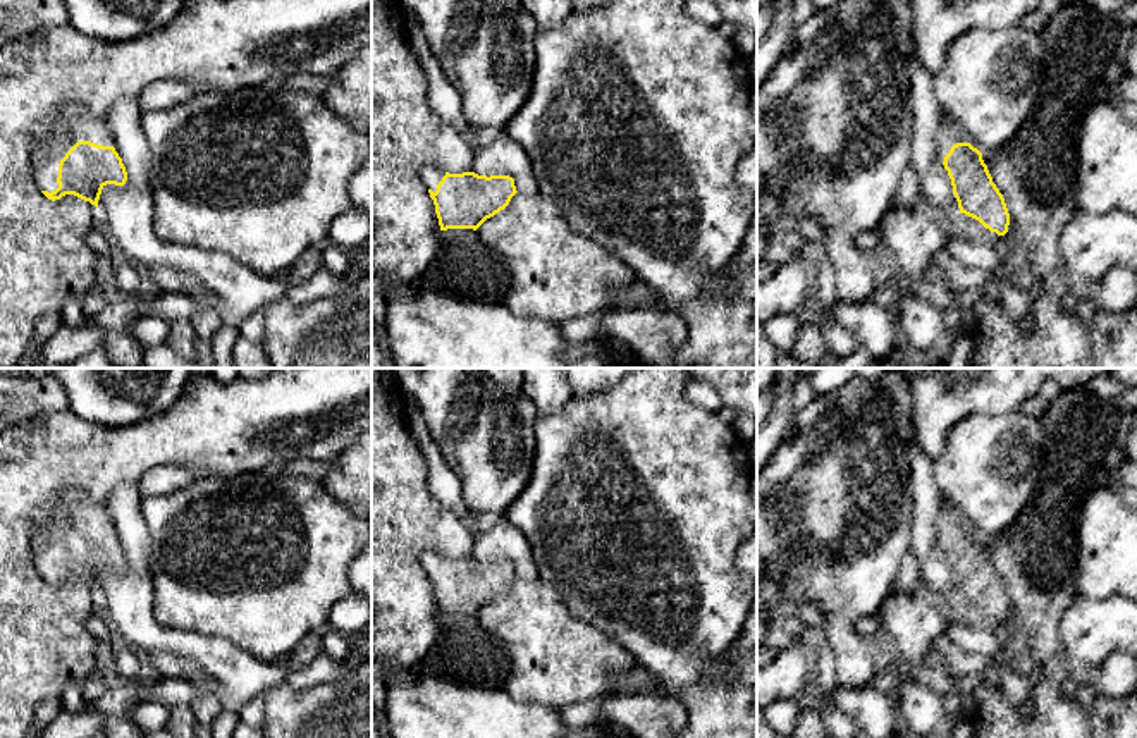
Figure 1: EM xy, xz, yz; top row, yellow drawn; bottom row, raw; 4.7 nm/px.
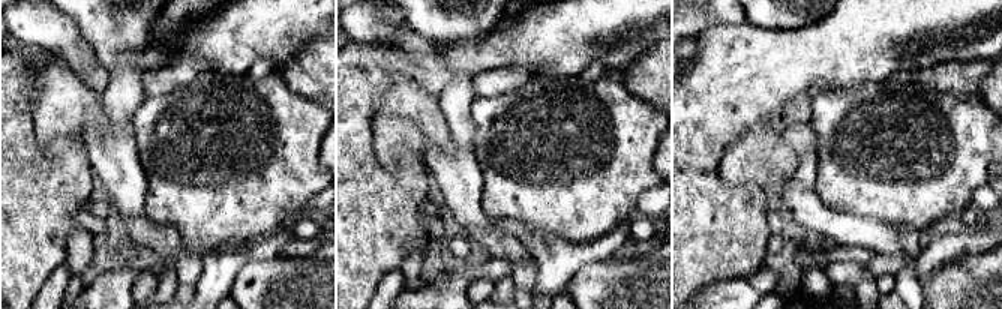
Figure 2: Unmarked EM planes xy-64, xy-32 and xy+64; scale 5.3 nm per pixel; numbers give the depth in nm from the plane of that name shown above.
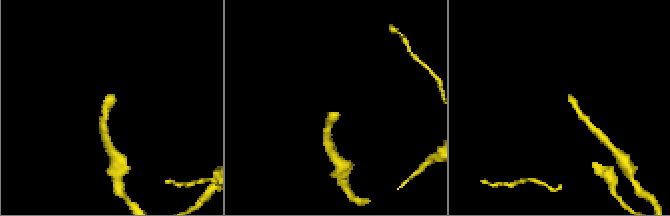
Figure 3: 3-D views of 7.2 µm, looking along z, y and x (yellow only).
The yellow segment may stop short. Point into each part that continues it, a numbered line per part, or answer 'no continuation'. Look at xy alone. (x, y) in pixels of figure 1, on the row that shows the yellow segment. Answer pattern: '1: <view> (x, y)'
1: xy (76, 124)

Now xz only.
1: xz (430, 176)

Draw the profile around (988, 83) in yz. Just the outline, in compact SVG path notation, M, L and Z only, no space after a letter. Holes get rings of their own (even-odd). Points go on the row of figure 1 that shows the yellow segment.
M1020 24L999 31L975 28L948 46L944 64L934 77L934 91L965 139L980 153L991 153L1003 150L1020 131L1034 107L1042 71L1041 34Z

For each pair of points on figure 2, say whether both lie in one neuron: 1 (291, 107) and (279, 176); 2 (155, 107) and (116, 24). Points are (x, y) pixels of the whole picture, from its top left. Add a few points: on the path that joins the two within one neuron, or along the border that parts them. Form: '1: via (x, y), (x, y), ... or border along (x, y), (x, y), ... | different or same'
1: via (290, 123), (287, 146), (279, 159) | same
2: border along (146, 98), (138, 105), (131, 128) | different

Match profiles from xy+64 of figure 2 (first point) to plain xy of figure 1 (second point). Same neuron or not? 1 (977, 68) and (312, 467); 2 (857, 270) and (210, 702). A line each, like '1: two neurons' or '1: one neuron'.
1: one neuron
2: two neurons

